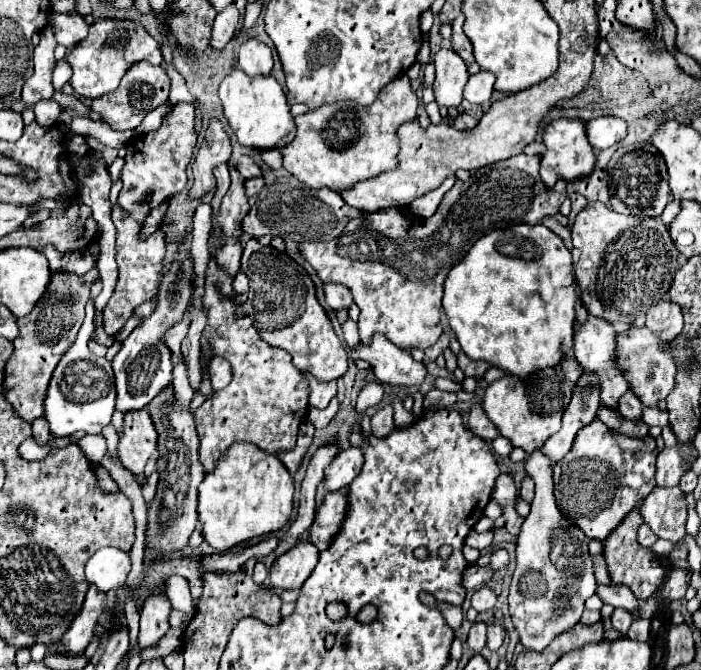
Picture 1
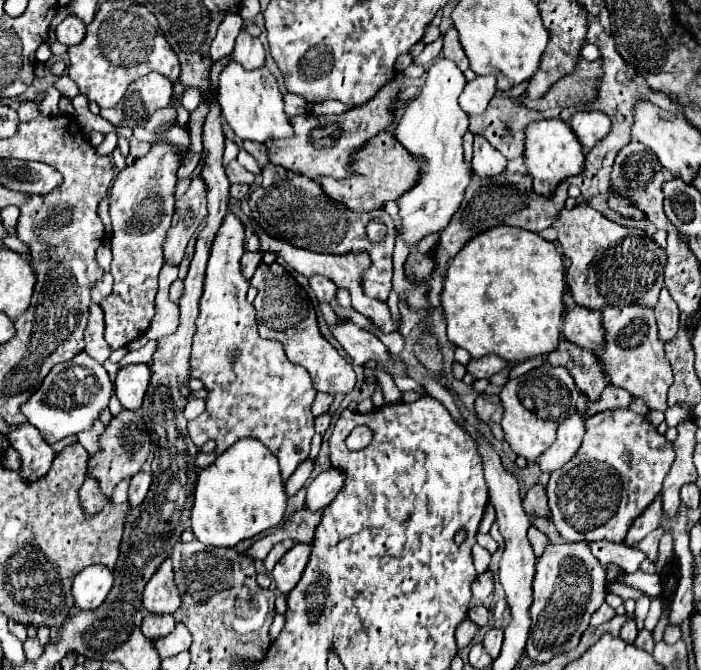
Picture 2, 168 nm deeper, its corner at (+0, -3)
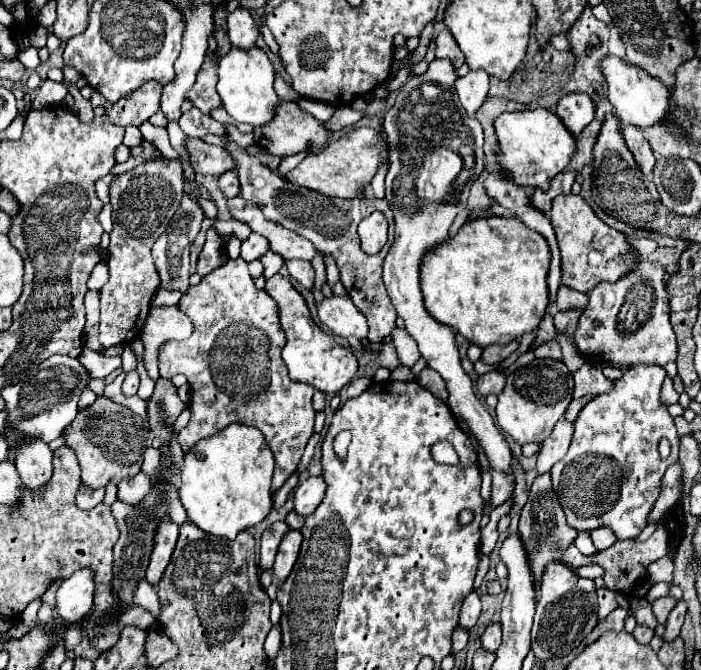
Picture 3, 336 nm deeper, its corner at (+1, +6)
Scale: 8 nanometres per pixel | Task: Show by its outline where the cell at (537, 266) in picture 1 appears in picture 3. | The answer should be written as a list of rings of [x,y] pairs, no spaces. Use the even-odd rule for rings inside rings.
[[[480,217],[468,221],[460,231],[428,253],[422,261],[422,293],[428,313],[462,333],[470,343],[478,347],[508,345],[526,333],[538,329],[548,307],[548,269],[550,249],[546,239],[528,229],[520,219],[510,217]]]

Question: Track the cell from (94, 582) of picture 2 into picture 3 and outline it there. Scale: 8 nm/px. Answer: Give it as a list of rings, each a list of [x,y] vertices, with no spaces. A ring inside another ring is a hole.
[[[78,569],[72,577],[64,579],[56,591],[56,613],[64,623],[80,621],[90,609],[96,591],[92,569]]]

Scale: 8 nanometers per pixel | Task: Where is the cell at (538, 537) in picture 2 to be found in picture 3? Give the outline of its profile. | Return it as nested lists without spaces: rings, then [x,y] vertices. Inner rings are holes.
[[[660,523],[654,533],[646,539],[646,541],[636,541],[636,539],[626,539],[626,541],[616,541],[612,545],[612,551],[598,551],[594,557],[586,557],[582,555],[576,545],[570,545],[564,553],[562,553],[562,561],[572,565],[572,567],[582,567],[582,565],[590,565],[590,563],[598,563],[600,567],[604,567],[604,581],[608,589],[616,589],[616,591],[624,591],[628,593],[630,589],[634,589],[636,585],[642,583],[642,579],[646,579],[646,565],[664,557],[668,553],[668,535],[664,523]]]

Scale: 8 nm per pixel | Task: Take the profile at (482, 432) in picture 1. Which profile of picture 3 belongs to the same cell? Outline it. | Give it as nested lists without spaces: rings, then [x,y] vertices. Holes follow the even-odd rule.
[[[490,371],[486,375],[480,375],[478,381],[476,381],[476,389],[480,391],[482,397],[488,397],[488,395],[500,395],[502,389],[504,389],[504,375],[498,373],[498,371]]]

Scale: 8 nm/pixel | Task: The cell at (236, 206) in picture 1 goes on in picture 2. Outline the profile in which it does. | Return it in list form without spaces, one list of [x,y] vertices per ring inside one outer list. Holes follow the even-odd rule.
[[[227,214],[215,236],[207,264],[189,364],[191,378],[199,378],[209,392],[205,398],[207,406],[201,416],[189,420],[187,428],[197,448],[211,438],[217,442],[215,452],[197,454],[195,462],[199,468],[207,468],[209,462],[213,462],[237,440],[257,438],[277,456],[281,478],[287,480],[309,456],[309,444],[315,434],[311,404],[317,390],[313,388],[307,370],[293,366],[277,340],[265,340],[259,336],[255,306],[247,302],[249,280],[241,274],[239,264],[245,252],[243,244],[245,230],[241,220]]]

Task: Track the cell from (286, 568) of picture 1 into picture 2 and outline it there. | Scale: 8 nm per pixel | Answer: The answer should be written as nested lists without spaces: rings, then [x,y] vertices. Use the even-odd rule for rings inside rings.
[[[295,544],[289,552],[285,552],[285,556],[275,564],[273,570],[273,580],[279,592],[287,594],[289,590],[295,588],[297,580],[301,578],[305,564],[309,560],[311,554],[311,544]]]

